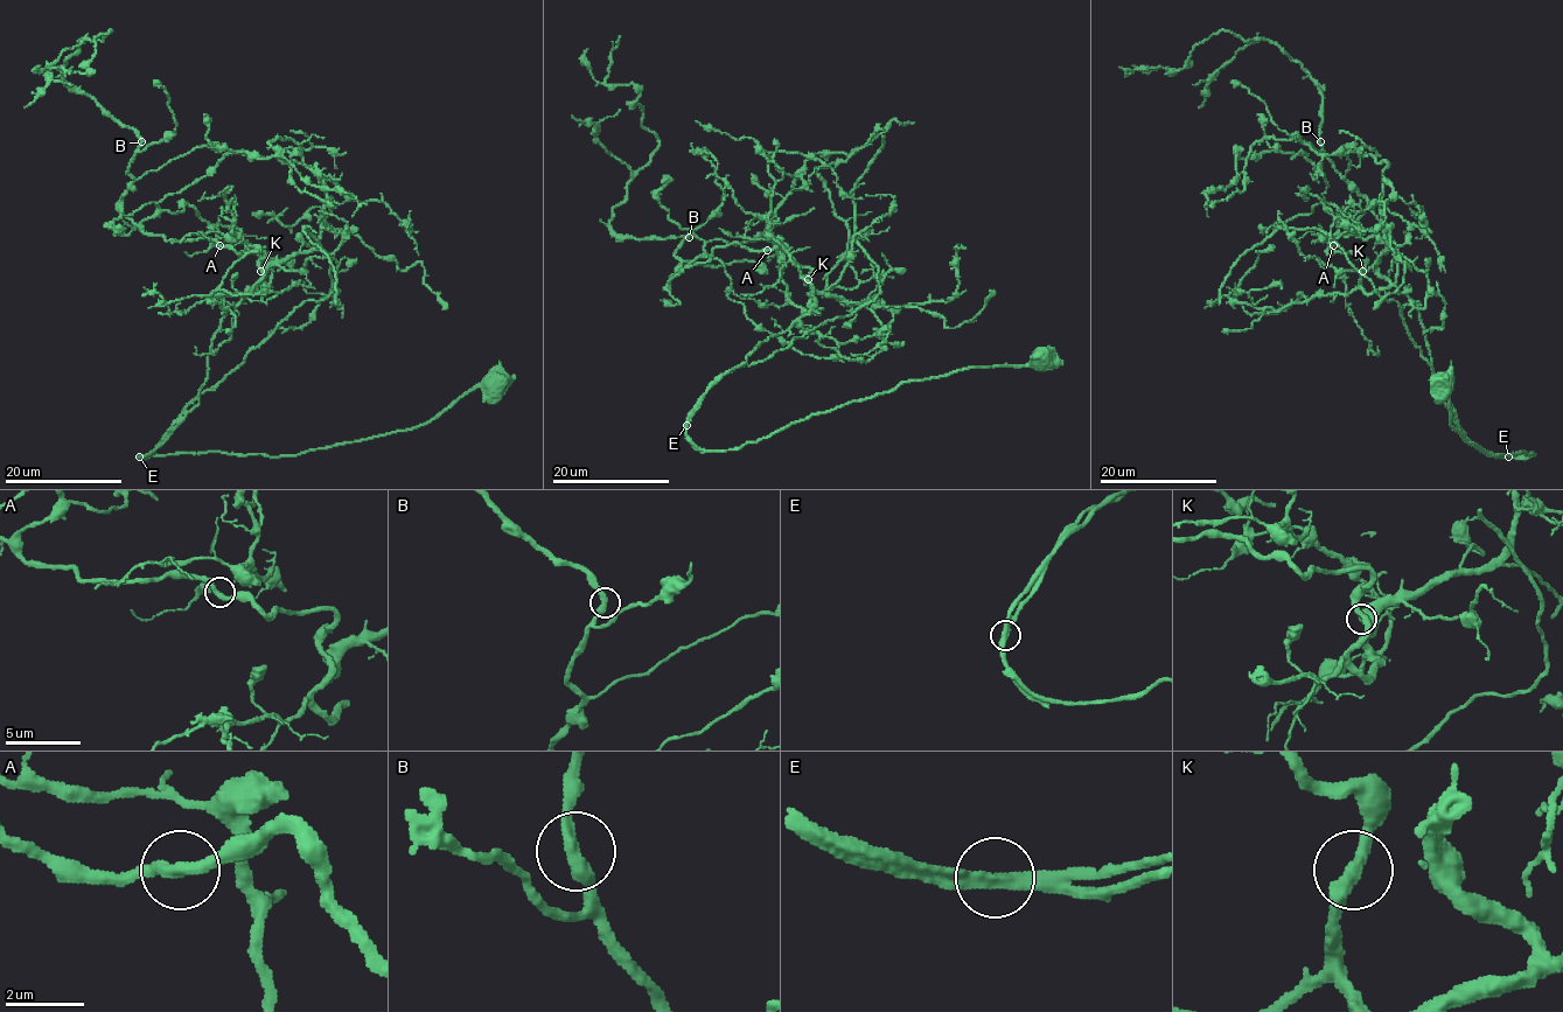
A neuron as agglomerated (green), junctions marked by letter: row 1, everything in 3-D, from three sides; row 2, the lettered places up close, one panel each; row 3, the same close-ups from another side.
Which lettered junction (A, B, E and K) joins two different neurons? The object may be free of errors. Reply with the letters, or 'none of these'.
E

